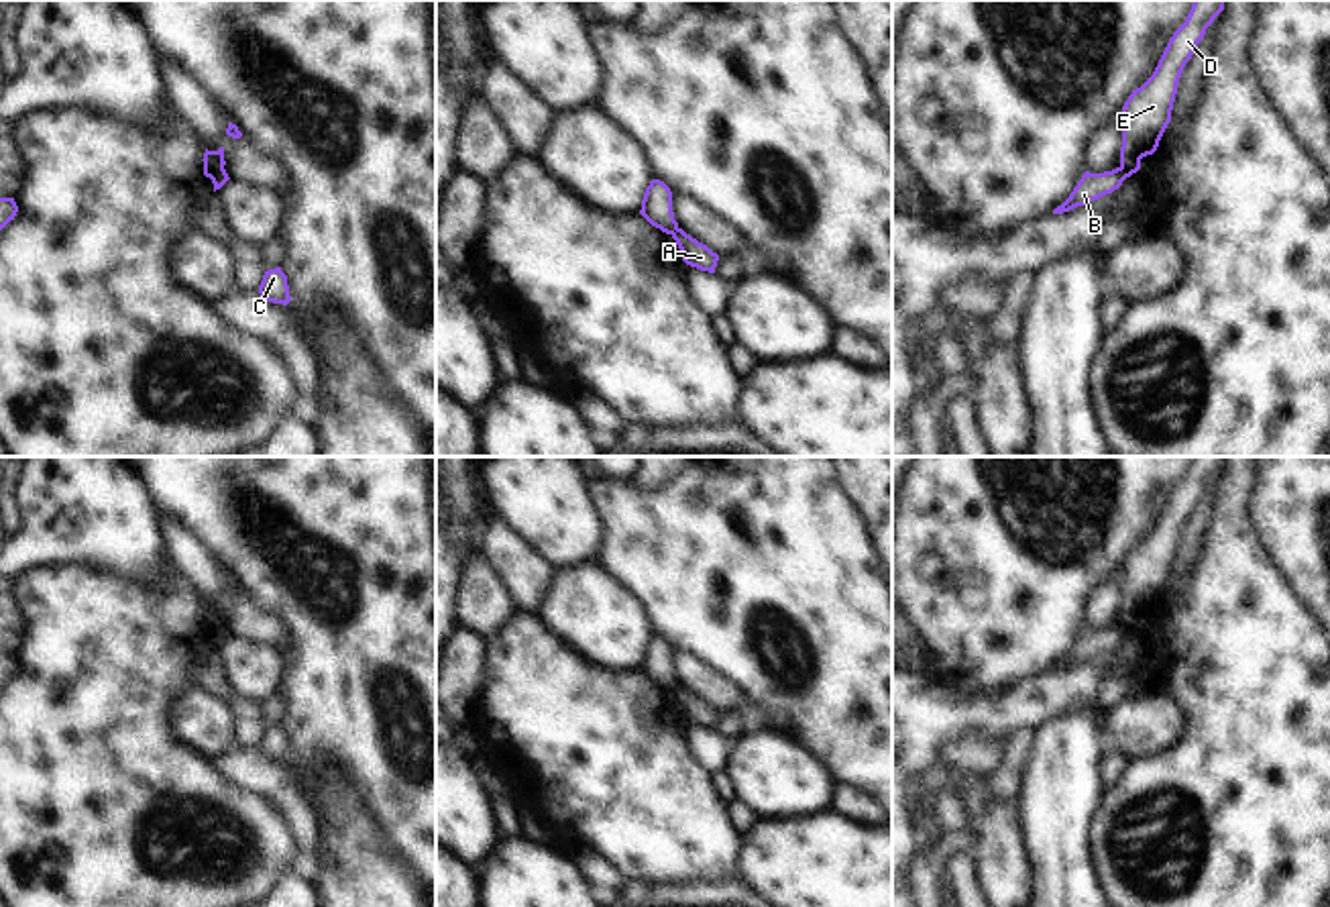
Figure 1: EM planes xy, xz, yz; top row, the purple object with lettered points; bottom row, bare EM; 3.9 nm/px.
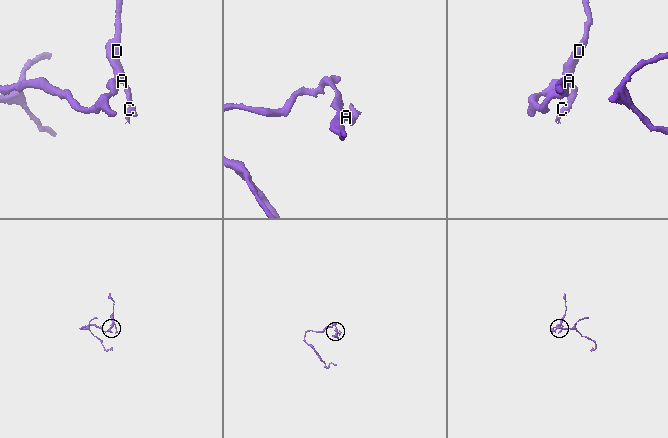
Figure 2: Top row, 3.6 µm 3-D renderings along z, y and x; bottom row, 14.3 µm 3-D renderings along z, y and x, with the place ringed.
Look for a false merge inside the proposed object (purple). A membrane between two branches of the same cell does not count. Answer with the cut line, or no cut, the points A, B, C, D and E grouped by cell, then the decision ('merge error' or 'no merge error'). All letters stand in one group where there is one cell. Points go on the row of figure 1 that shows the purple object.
yz (1121, 166), (1129, 176) | A C D E / B | merge error

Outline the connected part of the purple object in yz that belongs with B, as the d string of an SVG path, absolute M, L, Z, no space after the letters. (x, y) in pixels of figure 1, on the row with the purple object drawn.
M1116 167L1112 171L1104 171L1104 173L1090 173L1086 171L1082 175L1082 179L1077 181L1077 185L1073 188L1073 192L1069 194L1069 198L1057 206L1053 210L1053 214L1063 214L1069 212L1077 206L1086 206L1106 194L1112 194L1114 190L1118 190L1122 185L1122 181L1126 179L1126 171L1122 167Z

